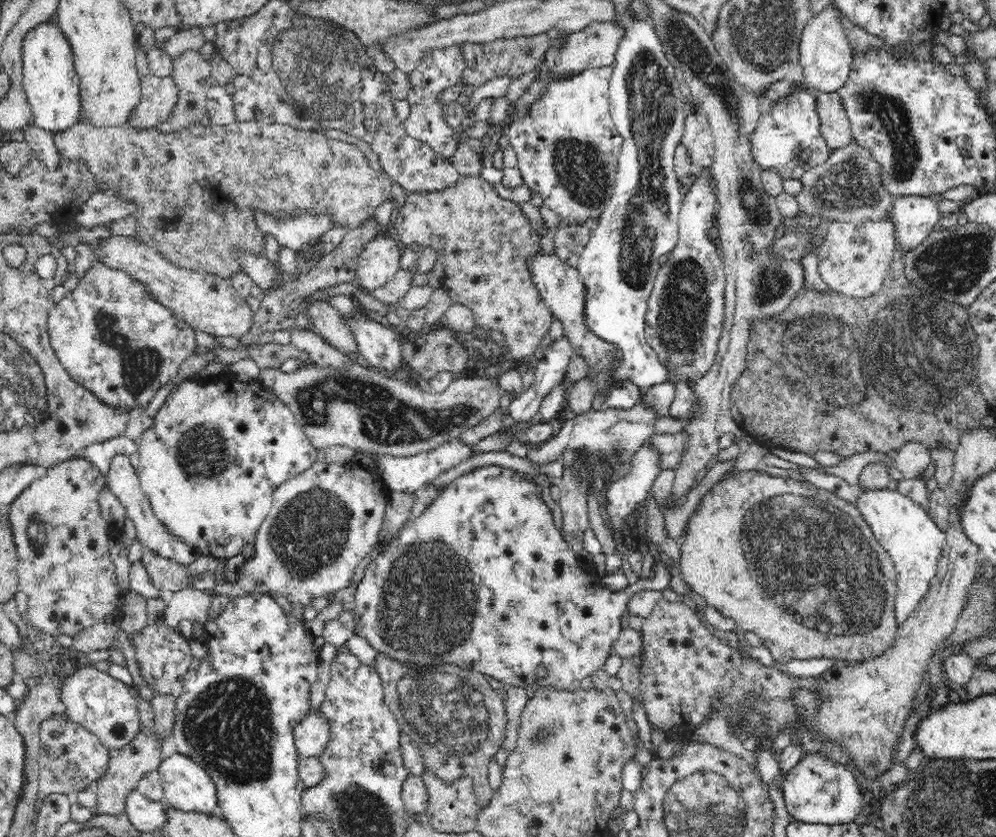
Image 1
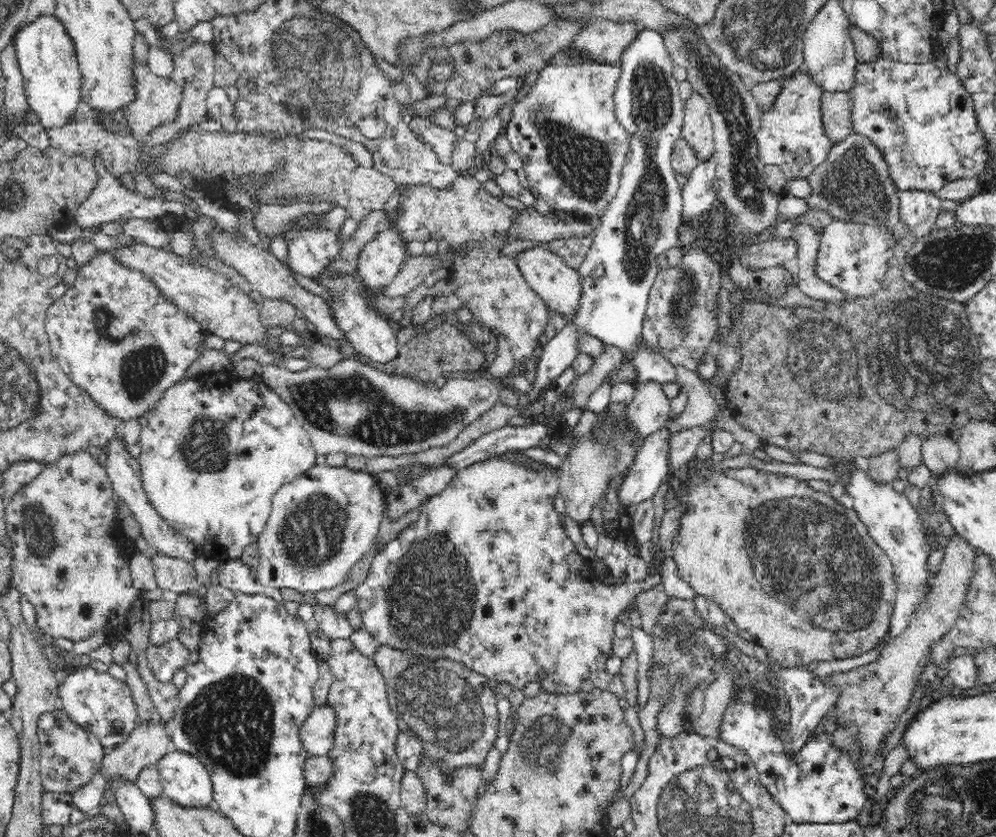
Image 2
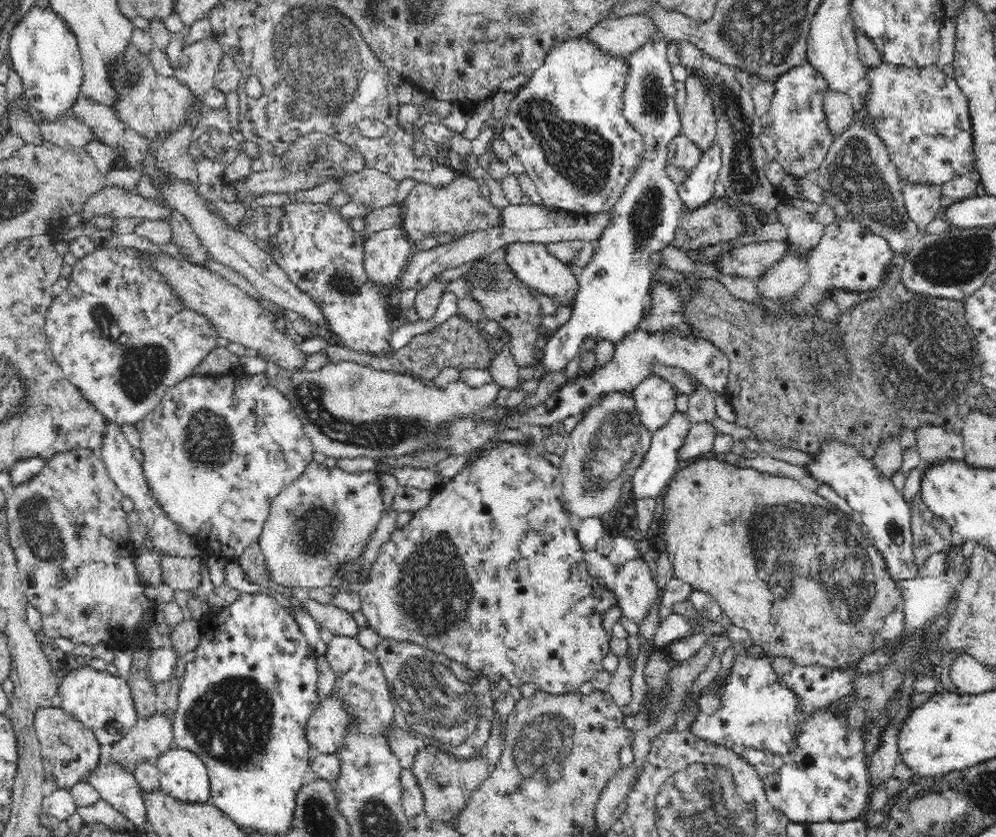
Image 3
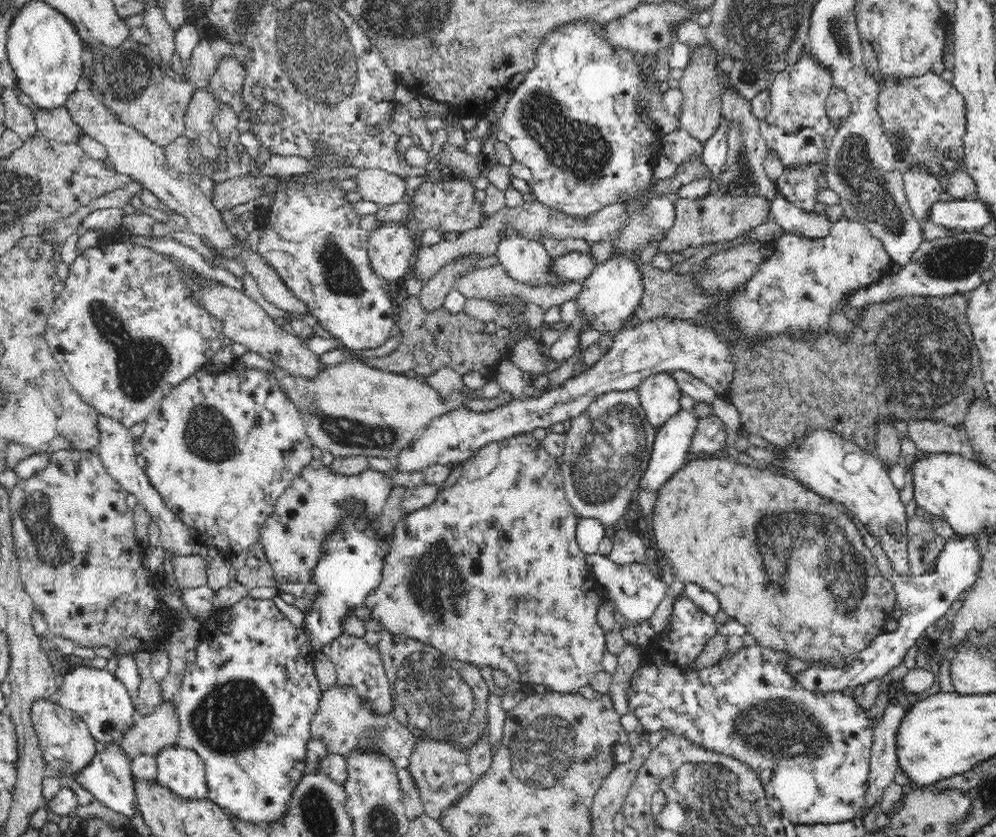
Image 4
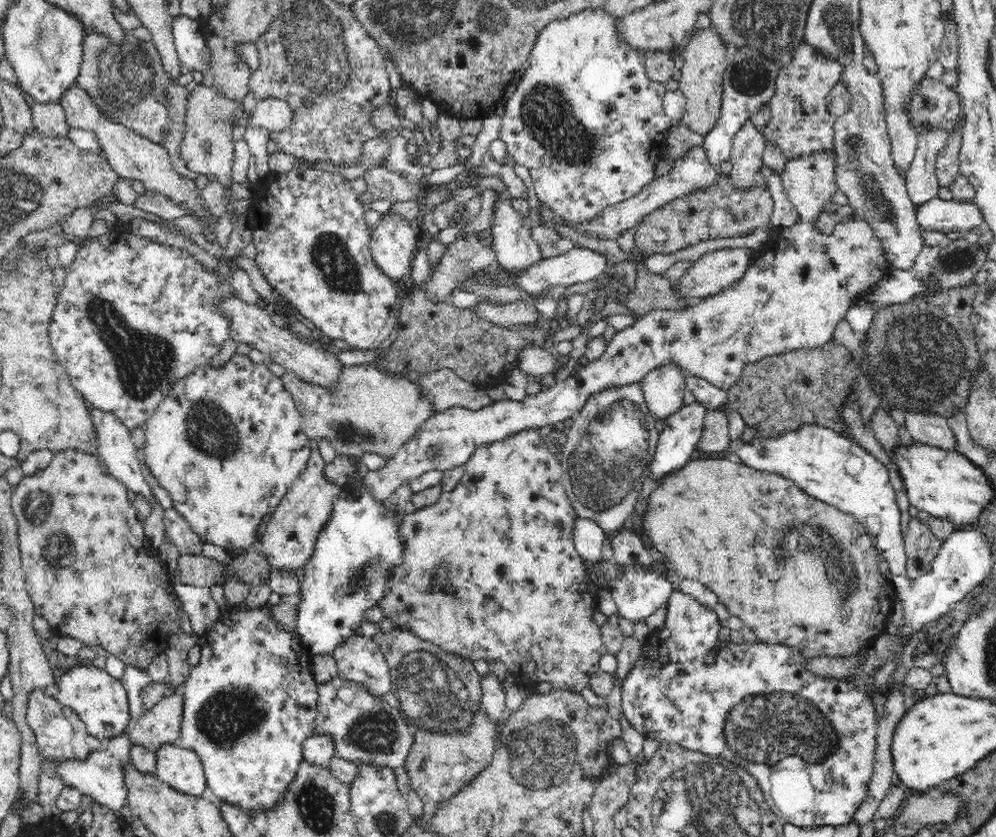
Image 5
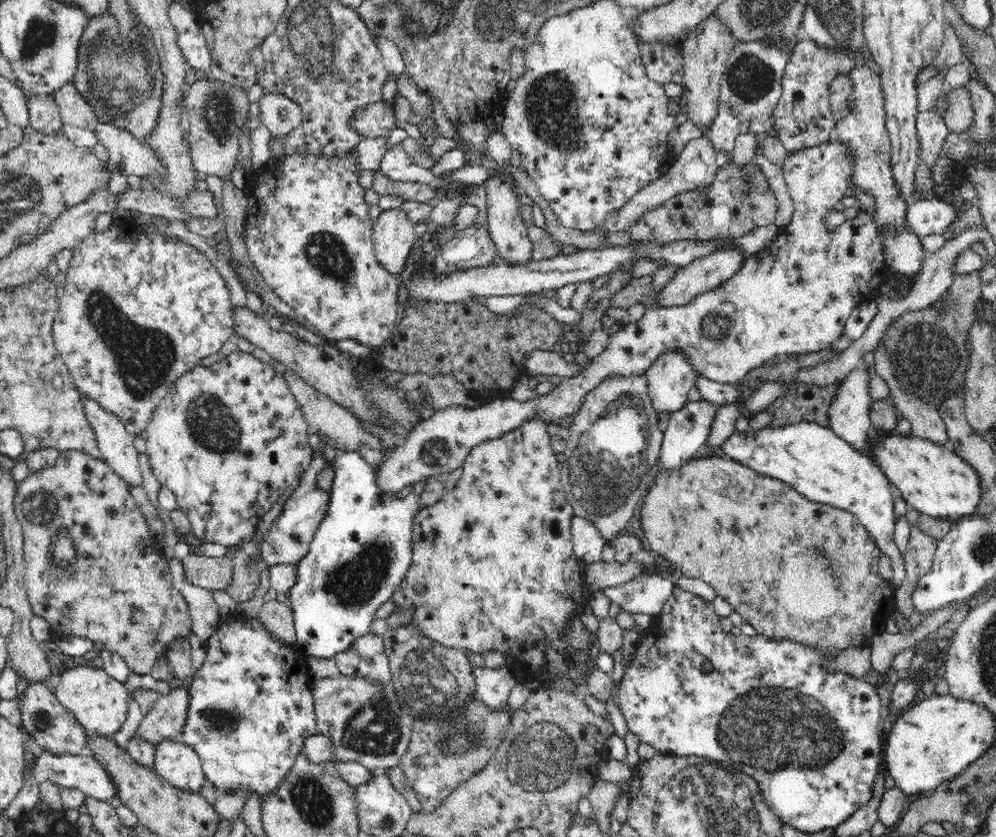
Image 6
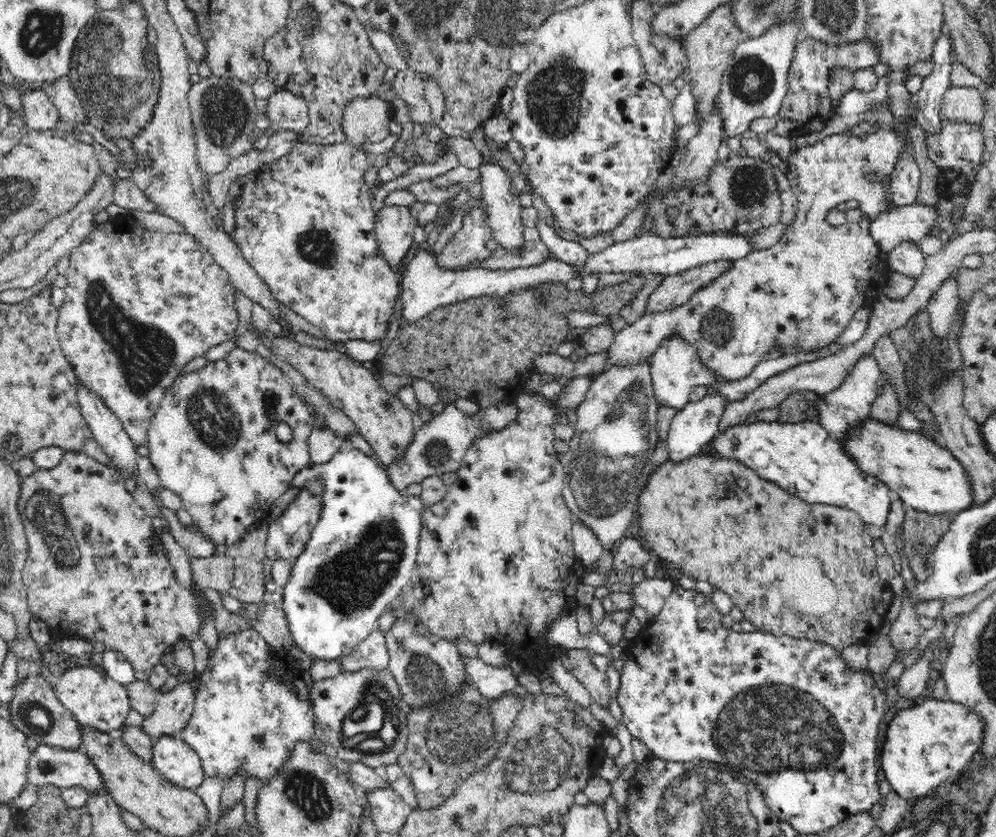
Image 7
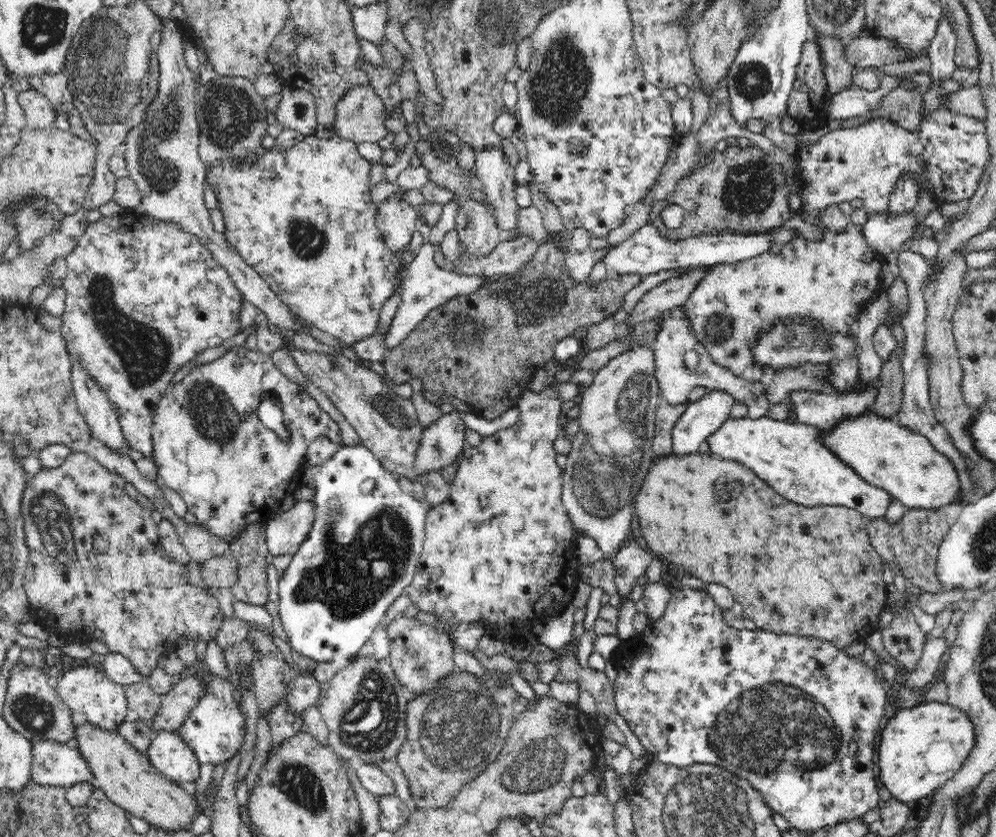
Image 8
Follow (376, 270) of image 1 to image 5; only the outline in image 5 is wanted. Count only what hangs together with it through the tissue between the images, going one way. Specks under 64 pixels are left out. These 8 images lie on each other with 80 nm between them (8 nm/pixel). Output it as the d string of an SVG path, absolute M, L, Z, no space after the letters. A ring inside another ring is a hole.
M384 215L371 230L369 249L377 270L394 282L411 273L420 232L398 216Z

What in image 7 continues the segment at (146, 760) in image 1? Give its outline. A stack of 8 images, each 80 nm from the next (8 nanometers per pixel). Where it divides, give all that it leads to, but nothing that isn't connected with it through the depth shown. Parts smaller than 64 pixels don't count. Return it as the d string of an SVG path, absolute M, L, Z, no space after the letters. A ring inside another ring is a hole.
M183 678L178 686L160 694L155 710L141 725L144 732L154 740L162 736L179 737L193 713L194 690L196 686L192 678Z

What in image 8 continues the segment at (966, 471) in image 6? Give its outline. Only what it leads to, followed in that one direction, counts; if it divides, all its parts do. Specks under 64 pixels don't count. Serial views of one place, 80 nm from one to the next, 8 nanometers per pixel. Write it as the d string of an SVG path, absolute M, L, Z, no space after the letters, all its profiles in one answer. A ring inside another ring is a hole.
M868 413L840 421L821 434L832 454L851 466L860 478L898 498L906 509L938 509L962 501L958 471L951 459L940 454L924 435L900 426L898 414L881 418Z

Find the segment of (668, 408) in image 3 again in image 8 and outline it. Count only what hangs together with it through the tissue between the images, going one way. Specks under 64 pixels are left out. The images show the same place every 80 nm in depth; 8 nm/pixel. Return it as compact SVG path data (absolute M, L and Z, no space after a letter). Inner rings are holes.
M677 306L662 315L662 325L660 325L658 337L655 338L652 347L654 349L654 363L656 363L656 381L660 387L660 396L663 403L672 405L682 404L688 400L690 390L695 386L705 386L708 390L726 391L732 394L736 403L745 404L749 416L756 420L766 417L770 410L770 401L766 395L764 384L745 380L742 375L730 373L724 366L716 364L712 357L705 352L704 345L696 340L696 335L689 328L688 317L684 316L684 307Z

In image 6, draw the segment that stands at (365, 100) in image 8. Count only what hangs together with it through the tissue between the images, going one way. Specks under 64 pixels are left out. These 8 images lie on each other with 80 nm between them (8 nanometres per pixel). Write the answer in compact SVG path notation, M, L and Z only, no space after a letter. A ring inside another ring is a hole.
M377 102L367 106L357 116L356 129L366 137L389 136L398 122L391 103Z

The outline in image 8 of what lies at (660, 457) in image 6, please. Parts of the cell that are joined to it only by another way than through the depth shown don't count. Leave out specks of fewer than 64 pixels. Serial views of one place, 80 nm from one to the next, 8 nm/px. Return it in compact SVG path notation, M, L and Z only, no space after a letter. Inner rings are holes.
M707 390L707 392L699 399L688 404L688 408L678 423L672 428L672 453L678 457L694 454L698 450L698 446L707 440L707 438L716 432L727 419L731 418L732 406L736 403L736 399L732 394L726 391Z

